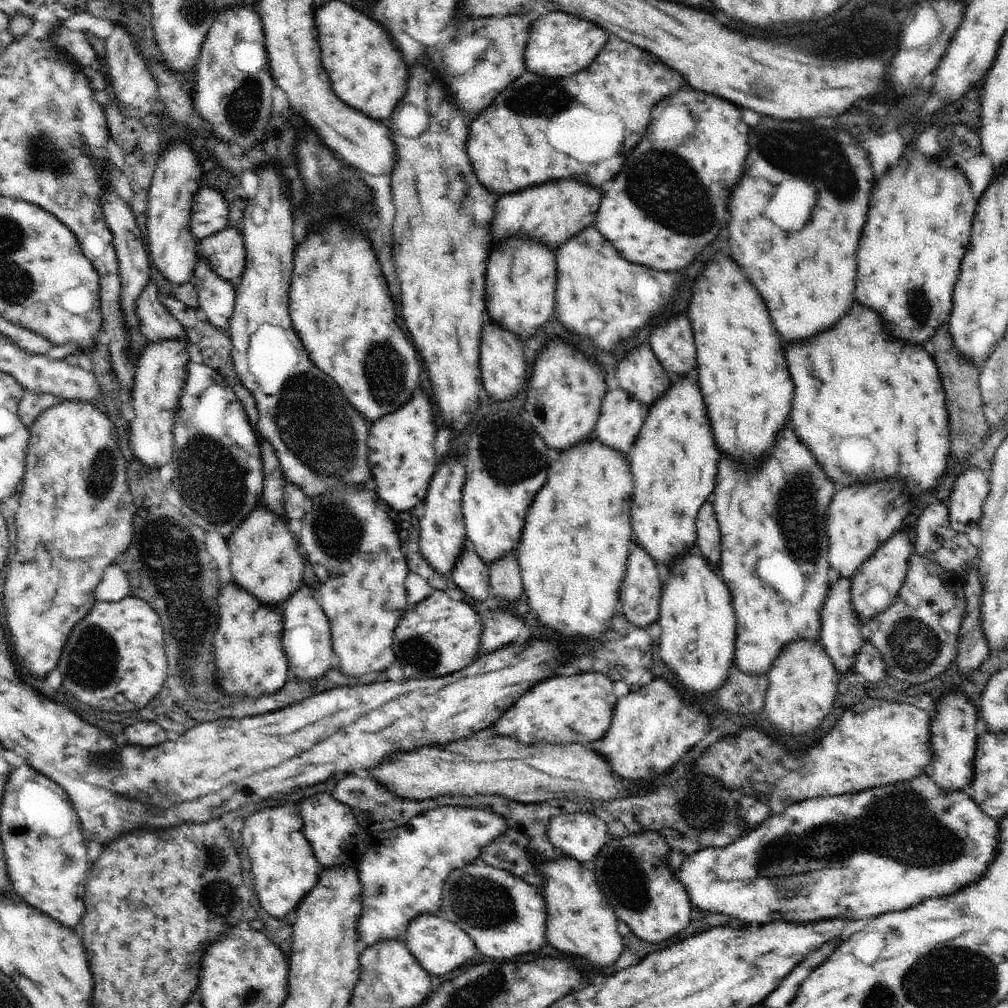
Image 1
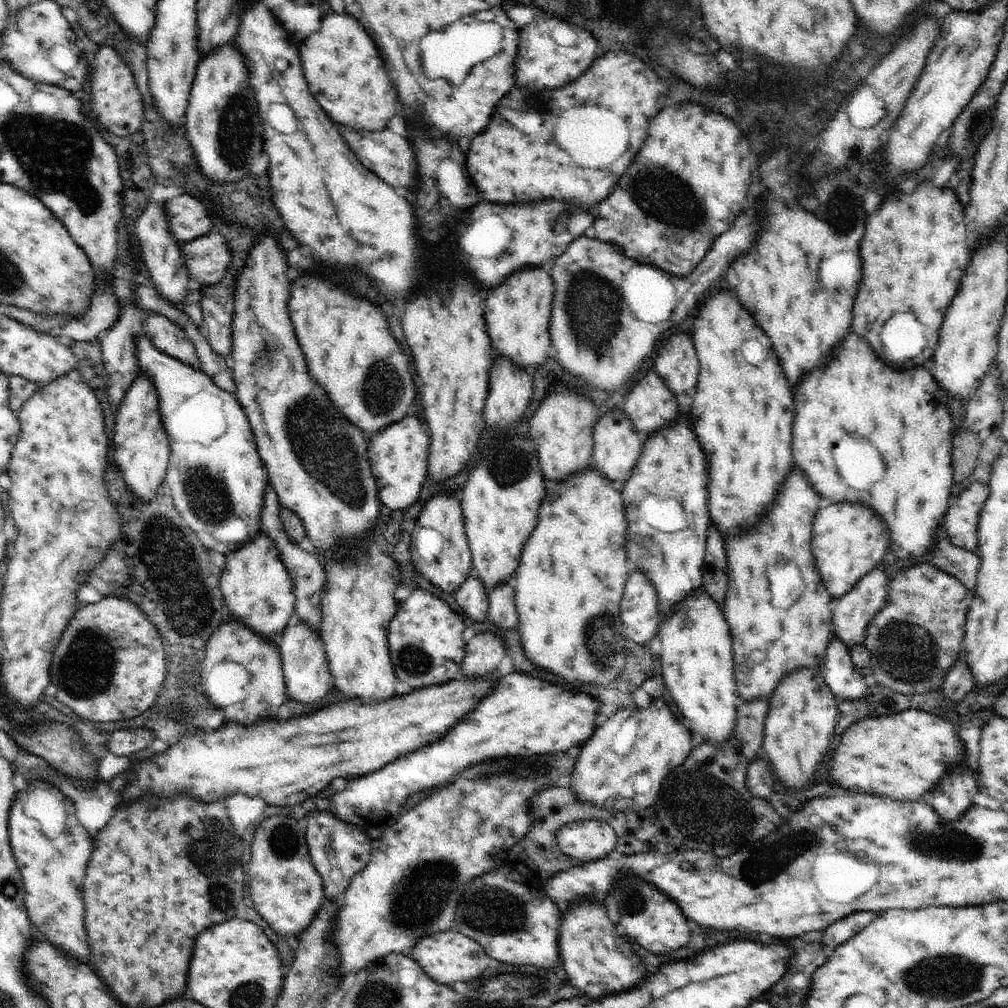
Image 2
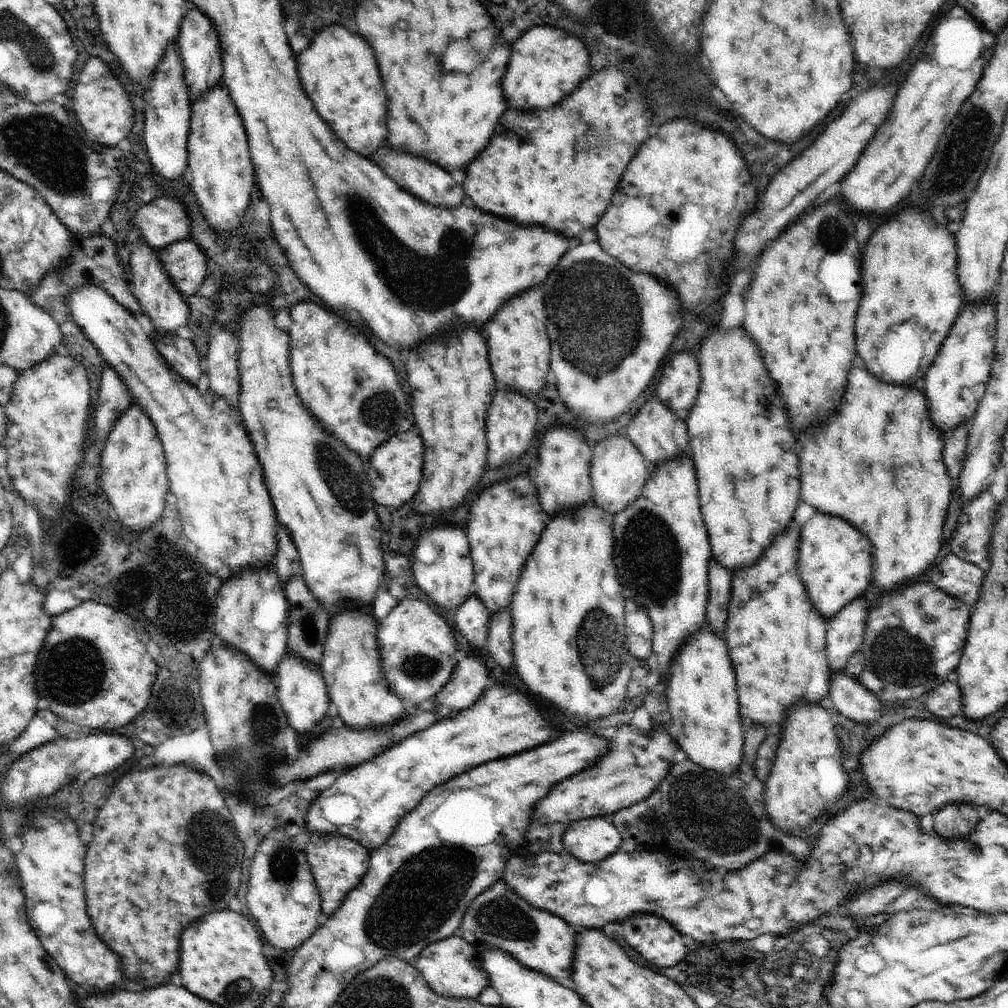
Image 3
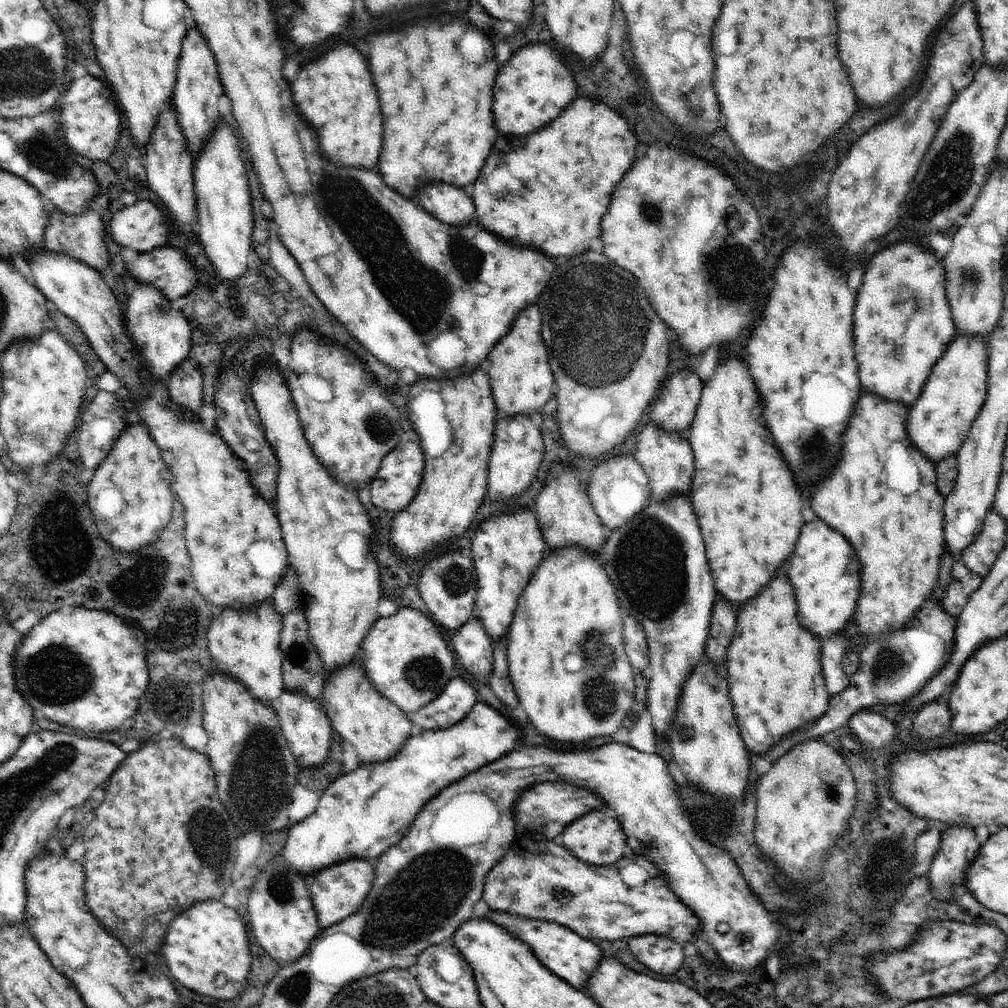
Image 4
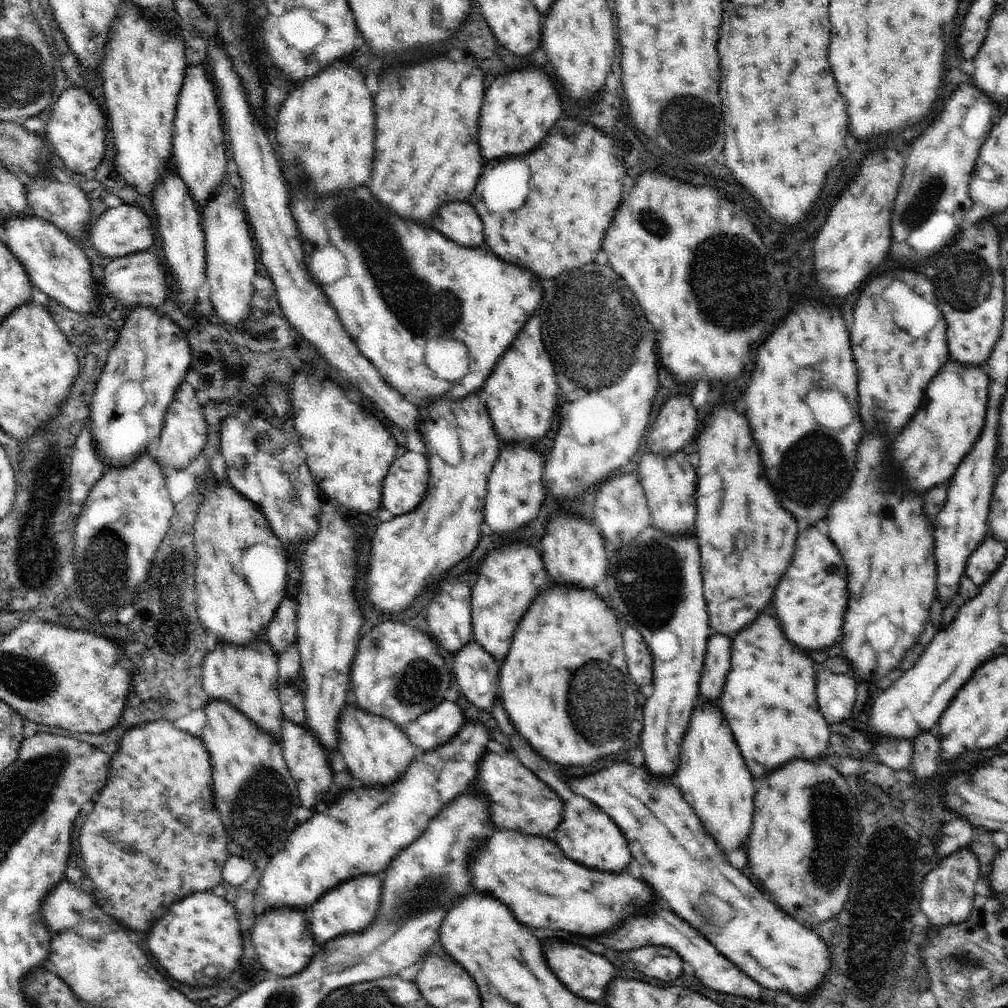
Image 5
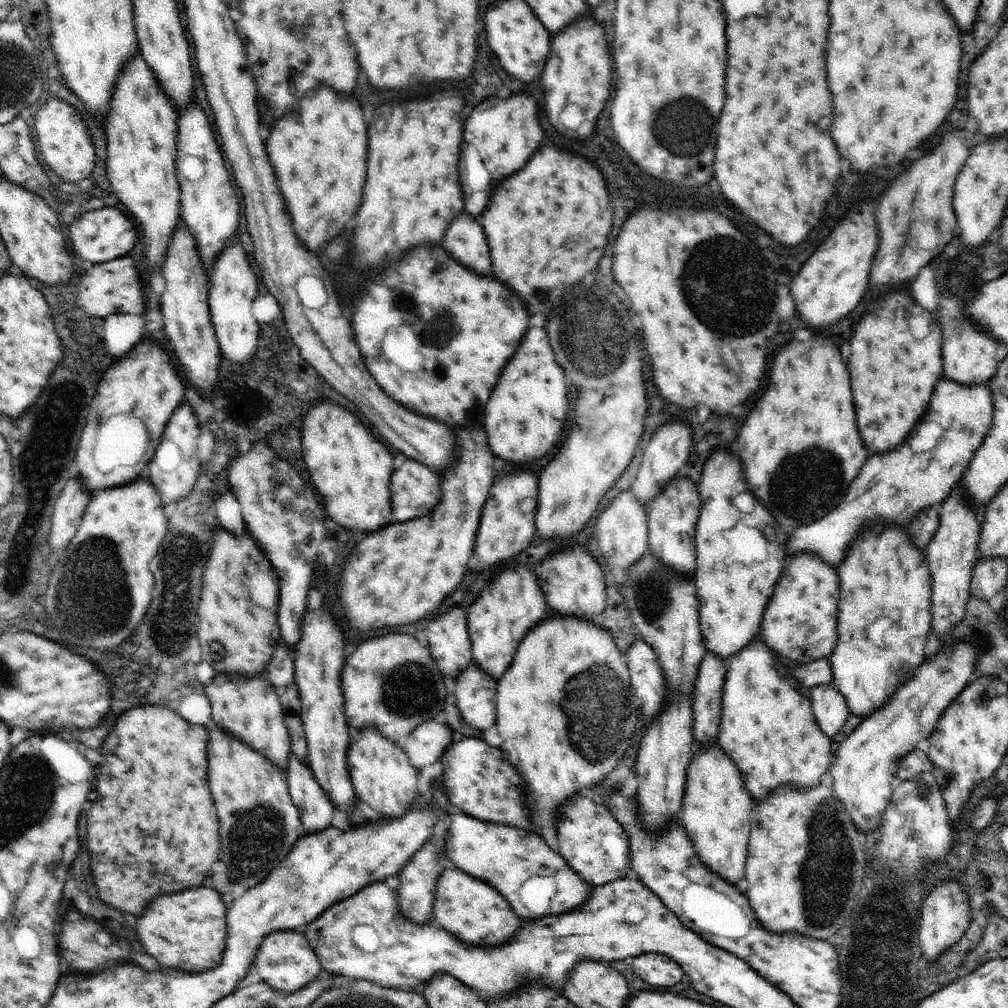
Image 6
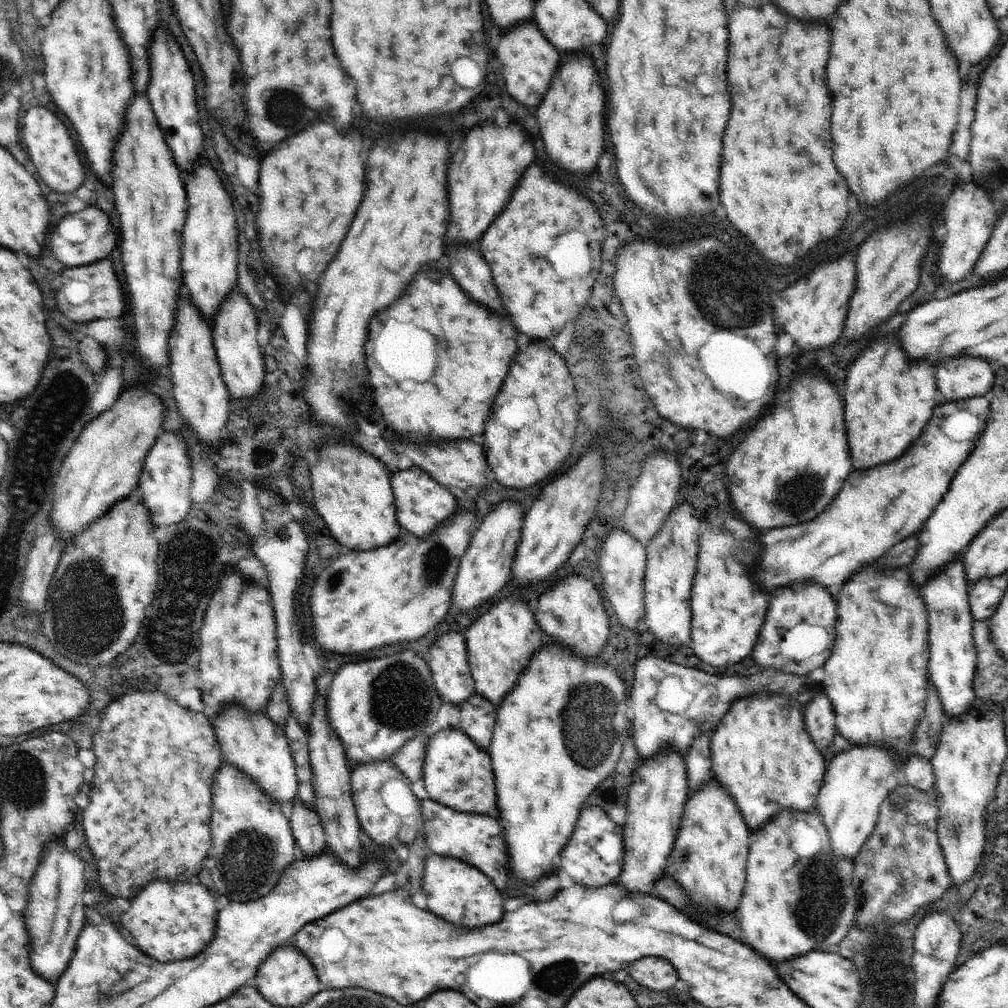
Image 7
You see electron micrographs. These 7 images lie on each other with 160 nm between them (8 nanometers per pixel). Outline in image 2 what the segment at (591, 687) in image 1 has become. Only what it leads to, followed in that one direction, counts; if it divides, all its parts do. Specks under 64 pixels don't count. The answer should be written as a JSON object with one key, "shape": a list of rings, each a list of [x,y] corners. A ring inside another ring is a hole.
{"shape":[[[508,674],[500,680],[498,690],[492,690],[478,702],[478,706],[466,714],[464,722],[458,724],[444,740],[426,746],[414,754],[398,758],[380,772],[374,772],[362,780],[348,784],[348,788],[332,796],[332,814],[356,824],[362,832],[368,834],[374,822],[378,830],[384,832],[386,826],[394,824],[408,796],[420,790],[430,790],[442,780],[448,780],[452,774],[462,774],[472,764],[480,764],[492,758],[532,758],[542,754],[566,752],[572,746],[584,746],[596,728],[596,718],[600,712],[600,701],[590,694],[566,688],[566,685],[550,684],[542,678],[530,674]],[[366,796],[366,800],[358,798]],[[358,798],[358,800],[356,800]],[[378,814],[378,816],[376,816]]]}

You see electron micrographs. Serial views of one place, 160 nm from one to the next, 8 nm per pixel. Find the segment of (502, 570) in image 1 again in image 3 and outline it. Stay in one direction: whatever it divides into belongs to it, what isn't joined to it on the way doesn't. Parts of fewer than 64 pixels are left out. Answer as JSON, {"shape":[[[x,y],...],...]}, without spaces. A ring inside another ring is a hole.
{"shape":[[[509,607],[495,612],[490,617],[490,626],[485,646],[492,658],[510,668],[512,664],[512,627],[513,618]]]}

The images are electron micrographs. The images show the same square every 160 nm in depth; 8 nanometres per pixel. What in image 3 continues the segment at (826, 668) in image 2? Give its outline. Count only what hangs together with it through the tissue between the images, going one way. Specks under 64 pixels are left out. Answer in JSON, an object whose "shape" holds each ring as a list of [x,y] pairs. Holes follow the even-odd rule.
{"shape":[[[831,671],[827,696],[830,697],[833,707],[838,708],[839,713],[856,722],[870,724],[872,720],[881,717],[882,706],[879,698],[857,677],[850,676],[846,671]]]}

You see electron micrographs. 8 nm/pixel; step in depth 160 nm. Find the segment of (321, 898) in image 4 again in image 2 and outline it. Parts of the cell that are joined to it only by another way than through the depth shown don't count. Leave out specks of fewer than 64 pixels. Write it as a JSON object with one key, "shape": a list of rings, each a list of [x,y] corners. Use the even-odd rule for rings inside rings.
{"shape":[[[328,809],[310,812],[306,816],[306,826],[305,839],[312,864],[324,880],[324,892],[328,900],[334,900],[348,888],[352,876],[357,875],[370,862],[370,838],[356,824],[342,822]]]}

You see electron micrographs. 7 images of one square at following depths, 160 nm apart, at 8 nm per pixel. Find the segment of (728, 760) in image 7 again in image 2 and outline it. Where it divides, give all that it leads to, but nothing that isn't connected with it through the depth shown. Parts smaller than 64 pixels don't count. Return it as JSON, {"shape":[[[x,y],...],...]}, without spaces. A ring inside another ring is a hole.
{"shape":[[[794,466],[770,514],[756,524],[756,530],[724,538],[730,576],[724,616],[732,628],[736,688],[744,700],[770,696],[790,672],[798,672],[798,668],[820,671],[826,660],[826,650],[834,633],[833,614],[828,608],[833,598],[818,576],[810,550],[812,524],[819,505],[820,496],[810,488],[806,474]],[[778,562],[798,562],[800,580],[794,582],[794,588],[782,592],[772,590],[770,576],[776,570],[788,572],[788,566],[780,566]]]}

